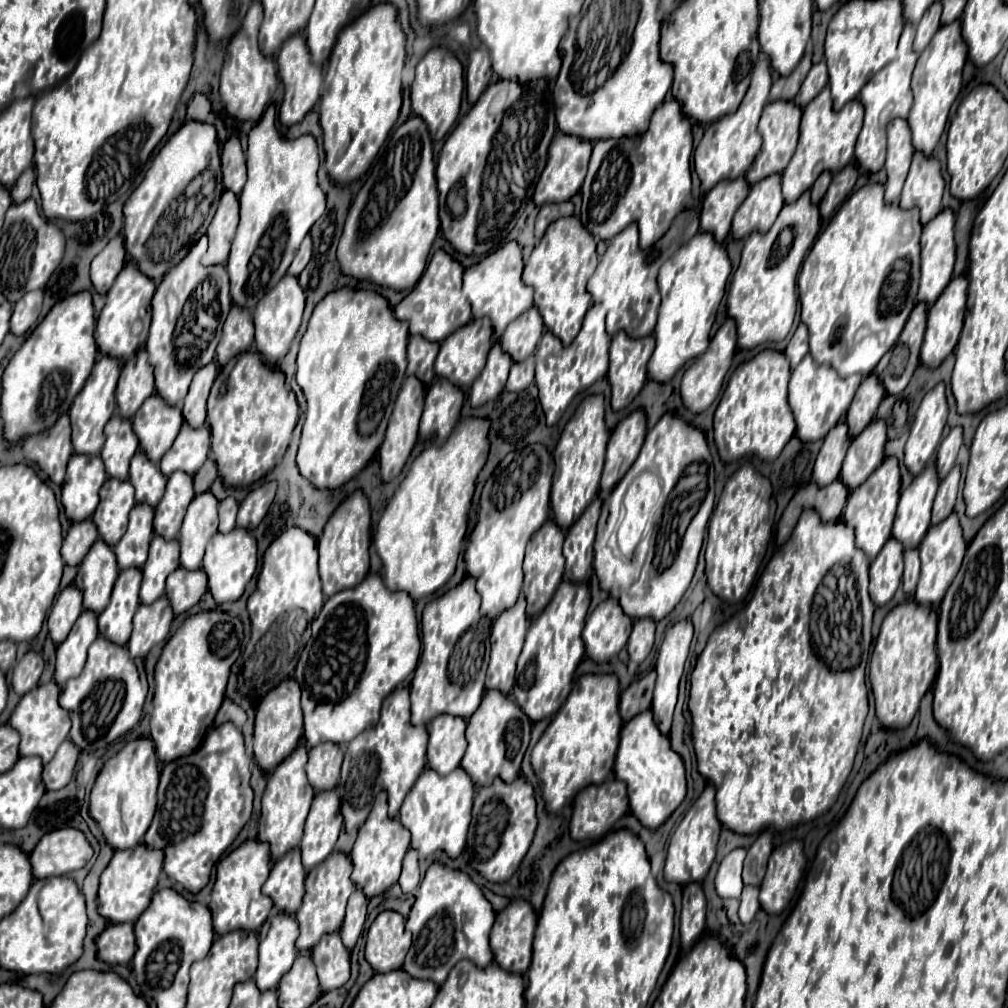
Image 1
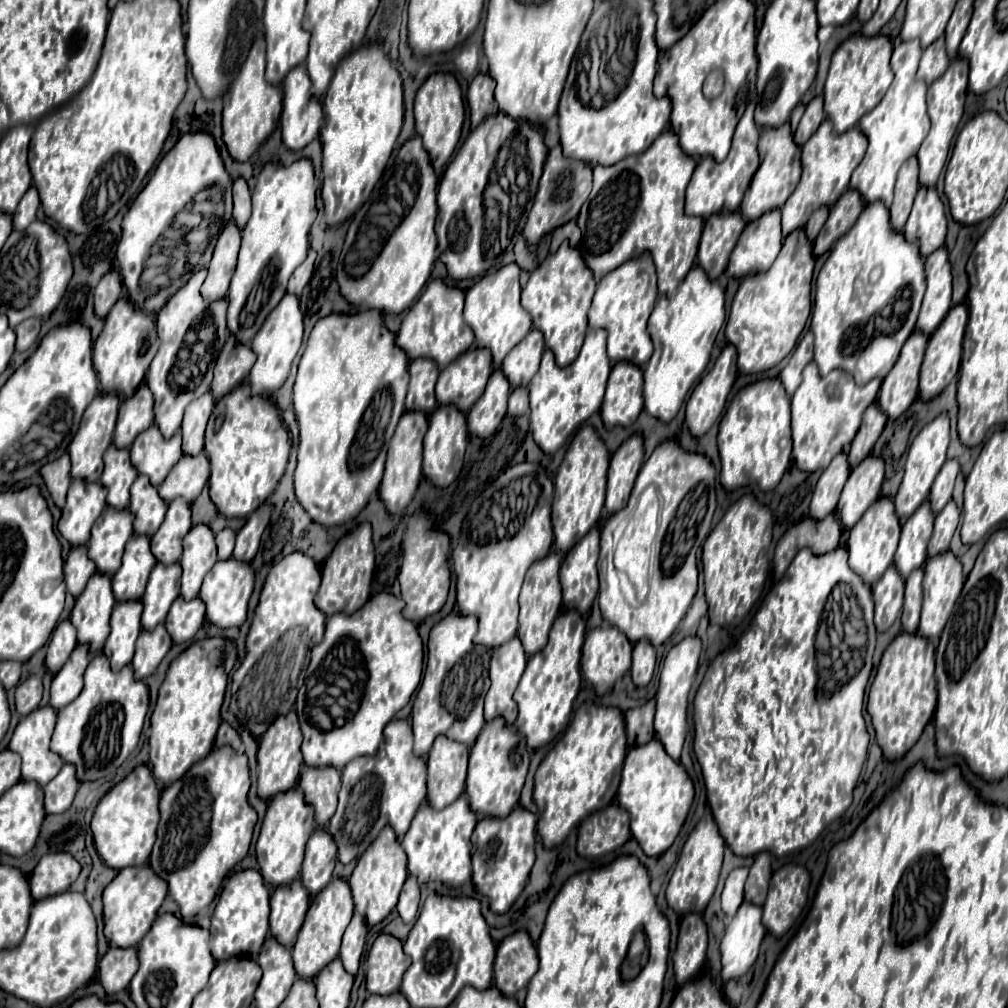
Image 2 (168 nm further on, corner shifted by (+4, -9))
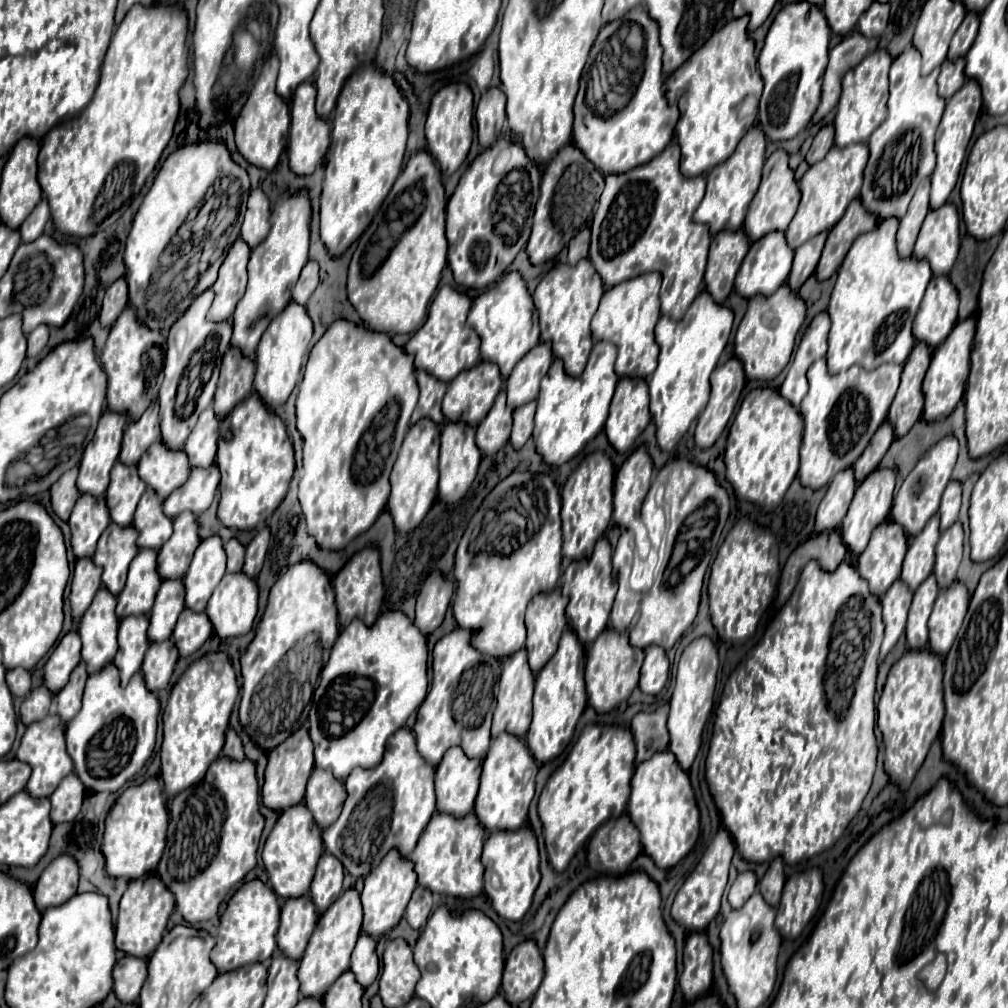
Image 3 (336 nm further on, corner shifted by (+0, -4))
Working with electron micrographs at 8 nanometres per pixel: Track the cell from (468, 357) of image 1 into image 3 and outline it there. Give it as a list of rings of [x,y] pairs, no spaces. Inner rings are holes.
[[[479,362],[471,370],[463,370],[447,388],[443,398],[443,414],[449,420],[463,420],[477,426],[489,412],[501,390],[501,374],[493,362]]]

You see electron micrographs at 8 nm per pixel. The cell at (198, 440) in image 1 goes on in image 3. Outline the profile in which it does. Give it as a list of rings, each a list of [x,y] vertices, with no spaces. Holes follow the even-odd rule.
[[[213,464],[207,470],[195,470],[191,468],[191,474],[179,490],[173,490],[167,496],[167,502],[163,502],[163,512],[169,518],[175,518],[183,510],[191,510],[193,514],[205,512],[213,498],[219,484],[219,468]]]

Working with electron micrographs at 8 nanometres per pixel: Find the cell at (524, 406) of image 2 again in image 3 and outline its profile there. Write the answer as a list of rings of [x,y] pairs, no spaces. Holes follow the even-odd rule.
[[[527,402],[527,406],[519,406],[513,414],[513,430],[511,430],[511,444],[513,448],[521,448],[533,432],[533,416],[535,416],[535,402]]]

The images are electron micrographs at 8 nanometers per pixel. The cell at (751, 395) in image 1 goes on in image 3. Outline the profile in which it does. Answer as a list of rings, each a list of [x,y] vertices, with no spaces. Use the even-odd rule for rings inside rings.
[[[773,388],[751,390],[735,414],[725,450],[727,480],[731,482],[737,498],[757,502],[765,510],[775,508],[791,480],[797,476],[801,438],[803,418],[791,402]]]

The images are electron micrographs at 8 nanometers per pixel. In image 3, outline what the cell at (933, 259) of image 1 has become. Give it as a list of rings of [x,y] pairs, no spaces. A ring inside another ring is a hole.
[[[933,276],[913,322],[915,338],[927,342],[929,348],[937,348],[957,322],[957,306],[959,294],[949,276]]]

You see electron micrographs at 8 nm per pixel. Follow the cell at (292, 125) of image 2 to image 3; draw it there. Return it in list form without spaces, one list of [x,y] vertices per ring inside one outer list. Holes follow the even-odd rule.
[[[311,80],[297,86],[291,98],[291,128],[289,128],[289,164],[295,174],[311,174],[329,148],[331,128],[329,122],[319,118],[315,112],[315,86]]]

